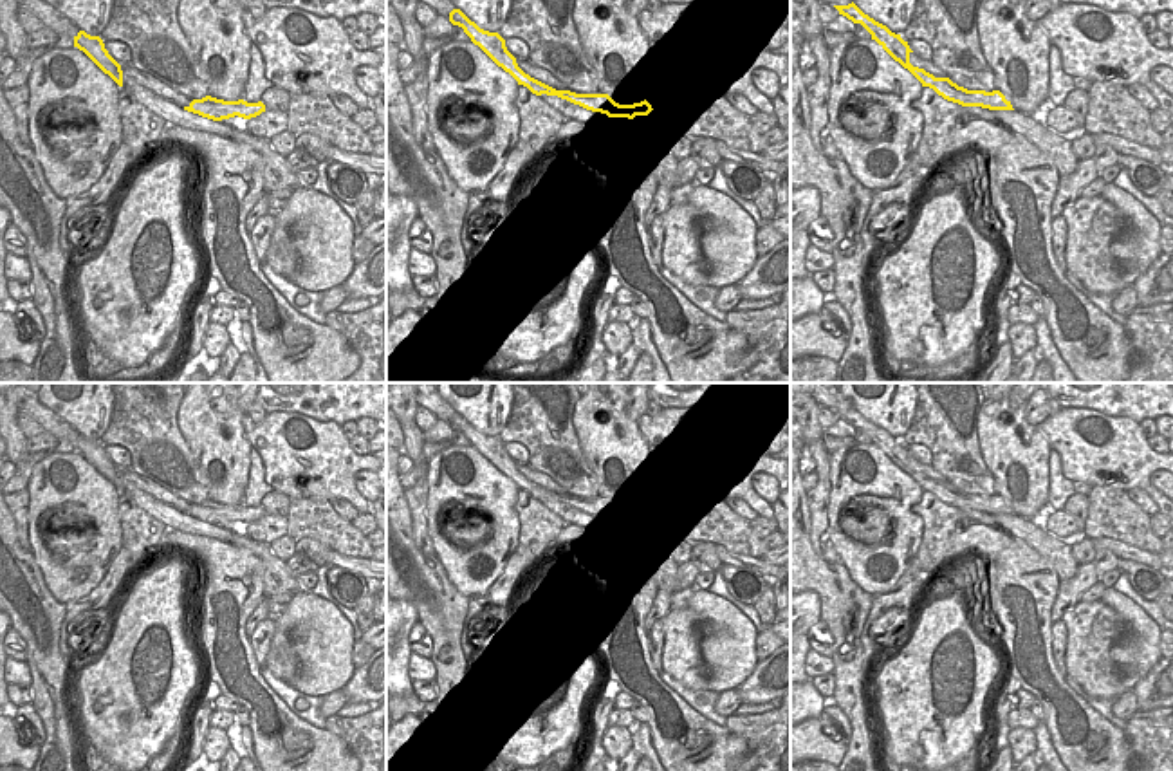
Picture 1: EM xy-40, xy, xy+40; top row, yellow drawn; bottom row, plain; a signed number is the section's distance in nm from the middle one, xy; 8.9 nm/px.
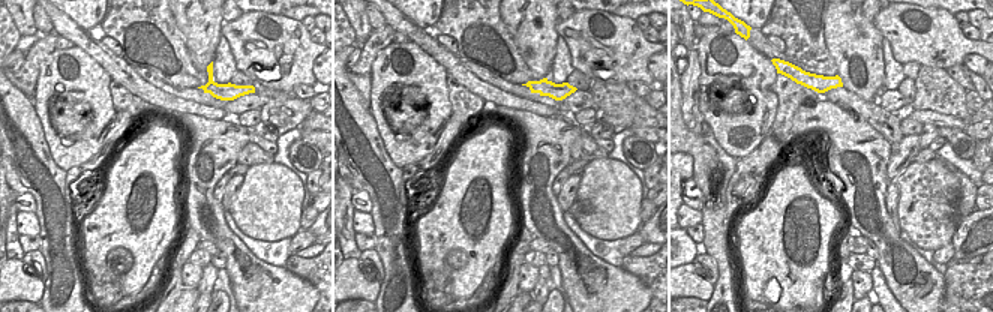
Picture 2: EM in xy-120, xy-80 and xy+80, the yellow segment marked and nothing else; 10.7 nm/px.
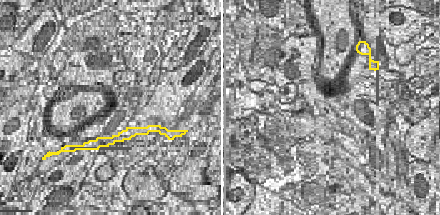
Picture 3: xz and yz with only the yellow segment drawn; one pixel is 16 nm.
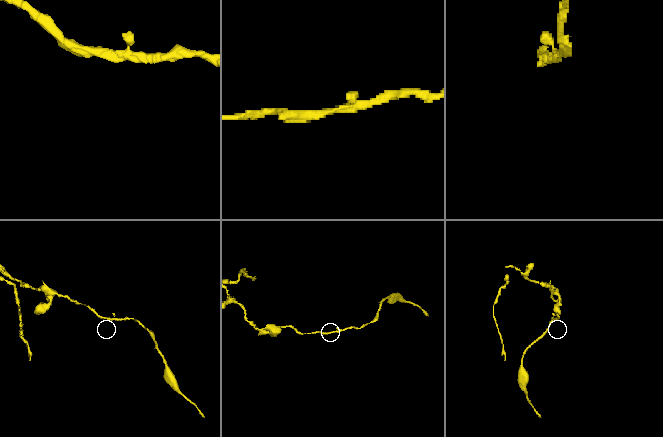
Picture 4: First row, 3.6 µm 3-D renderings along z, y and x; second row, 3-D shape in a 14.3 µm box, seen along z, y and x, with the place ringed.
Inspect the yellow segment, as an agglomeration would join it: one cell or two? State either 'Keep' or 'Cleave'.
Keep

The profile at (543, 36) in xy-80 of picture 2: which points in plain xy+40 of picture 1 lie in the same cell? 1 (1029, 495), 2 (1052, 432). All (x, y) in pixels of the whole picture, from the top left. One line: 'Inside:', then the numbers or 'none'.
Inside: 1

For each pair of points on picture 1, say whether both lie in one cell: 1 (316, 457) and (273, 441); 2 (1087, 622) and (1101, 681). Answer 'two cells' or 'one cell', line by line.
1: one cell
2: one cell

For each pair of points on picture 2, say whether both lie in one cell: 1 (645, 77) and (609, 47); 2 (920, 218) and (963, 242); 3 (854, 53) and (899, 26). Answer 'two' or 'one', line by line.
1: one
2: two
3: two

